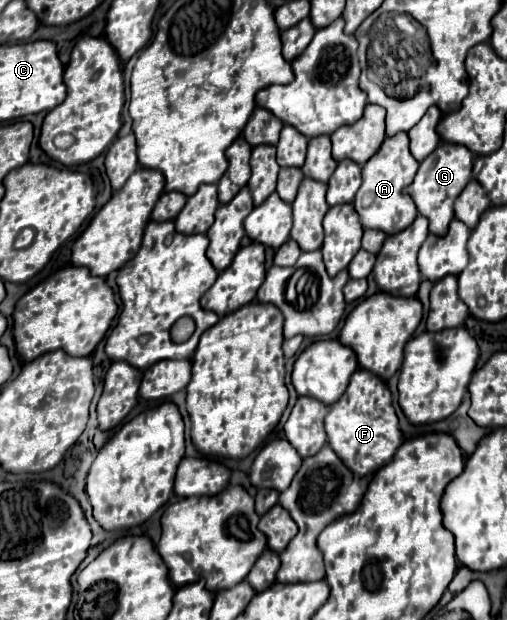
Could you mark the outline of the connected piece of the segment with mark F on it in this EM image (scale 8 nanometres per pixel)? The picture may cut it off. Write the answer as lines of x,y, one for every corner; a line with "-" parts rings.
363,368
351,376
345,394
331,406
329,414
325,416
325,430
329,446
343,460
343,464
359,476
367,476
385,466
385,462
389,462
389,458
393,458
395,450
401,446
401,430
391,404
391,392
379,376

